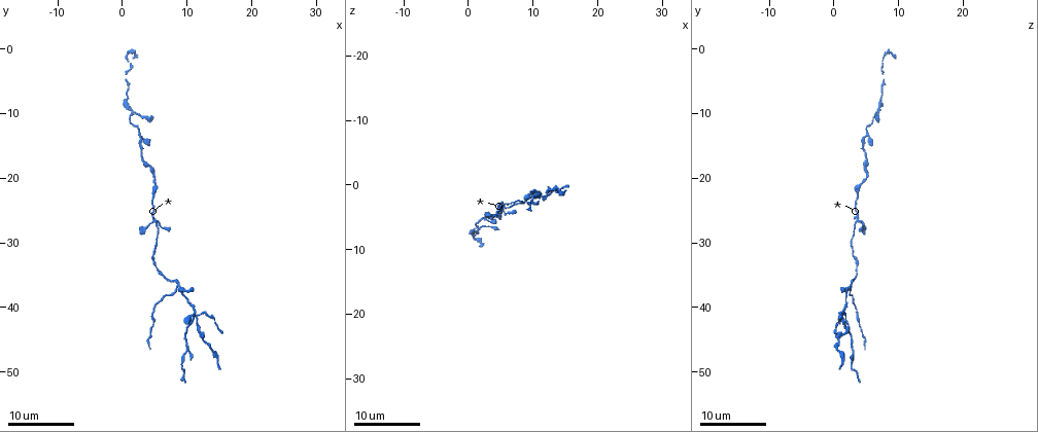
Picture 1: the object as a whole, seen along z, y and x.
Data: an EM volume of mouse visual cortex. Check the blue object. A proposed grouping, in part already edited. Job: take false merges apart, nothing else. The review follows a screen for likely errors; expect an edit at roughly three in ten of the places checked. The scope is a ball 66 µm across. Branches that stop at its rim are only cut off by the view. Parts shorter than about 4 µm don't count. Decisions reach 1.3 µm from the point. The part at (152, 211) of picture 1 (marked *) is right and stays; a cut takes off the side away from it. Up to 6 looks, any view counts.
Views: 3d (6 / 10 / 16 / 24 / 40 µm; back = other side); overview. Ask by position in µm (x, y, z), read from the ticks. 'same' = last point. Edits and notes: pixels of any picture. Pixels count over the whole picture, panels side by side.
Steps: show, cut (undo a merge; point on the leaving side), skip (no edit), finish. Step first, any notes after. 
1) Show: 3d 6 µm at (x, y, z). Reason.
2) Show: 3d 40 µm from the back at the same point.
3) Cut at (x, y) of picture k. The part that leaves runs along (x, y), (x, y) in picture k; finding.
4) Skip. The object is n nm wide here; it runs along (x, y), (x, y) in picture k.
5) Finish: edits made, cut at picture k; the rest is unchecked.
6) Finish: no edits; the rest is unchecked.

Show: 3d 24 µm at (5.5, 34.0, 3.5). Thick turns thin.

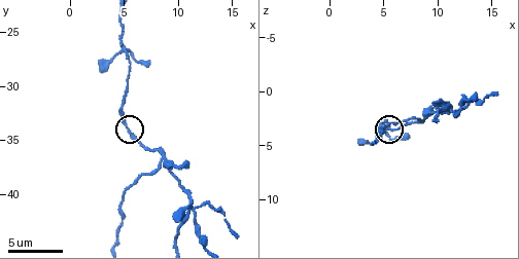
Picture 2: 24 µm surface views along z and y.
Show: 3d 10 µm at (5.0, 33.6, 3.6).

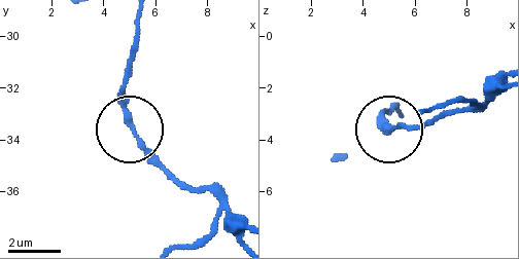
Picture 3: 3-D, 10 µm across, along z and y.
Skip. The object is 210 nm wide here; it runs along (400, 113), (388, 109), (382, 122), (395, 128), (433, 122) in picture 3; continuous, no second neuron.

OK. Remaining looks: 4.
Show: 3d 6 µm at (8.6, 37.2, 2.0). Four-way junction.

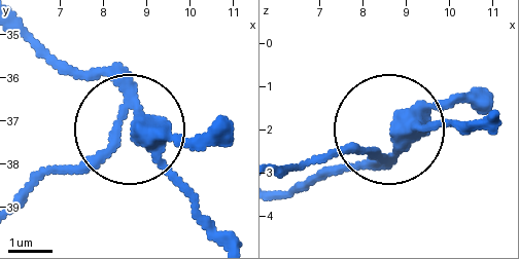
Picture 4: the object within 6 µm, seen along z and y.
Cut at (98, 167) of picture 4. 4 arms meet here; a second neuron is stuck on.

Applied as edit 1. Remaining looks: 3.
Show: 3d 24 µm at (5.0, 26.5, 4.0). Four-way junction.

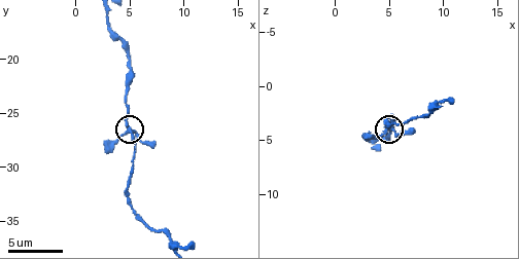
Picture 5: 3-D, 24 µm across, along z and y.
Show: 3d 6 µm at the same point.

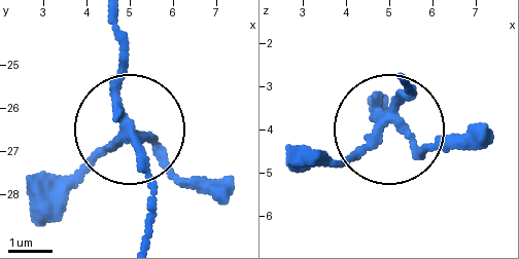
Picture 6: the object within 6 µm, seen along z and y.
Skip. The object is 210 nm wide here; it runs along (117, 72), (117, 145), (55, 208) in picture 6; one neuron here.

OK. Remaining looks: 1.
Finish: edits made, cut at picture 4; the rest is unchecked.

